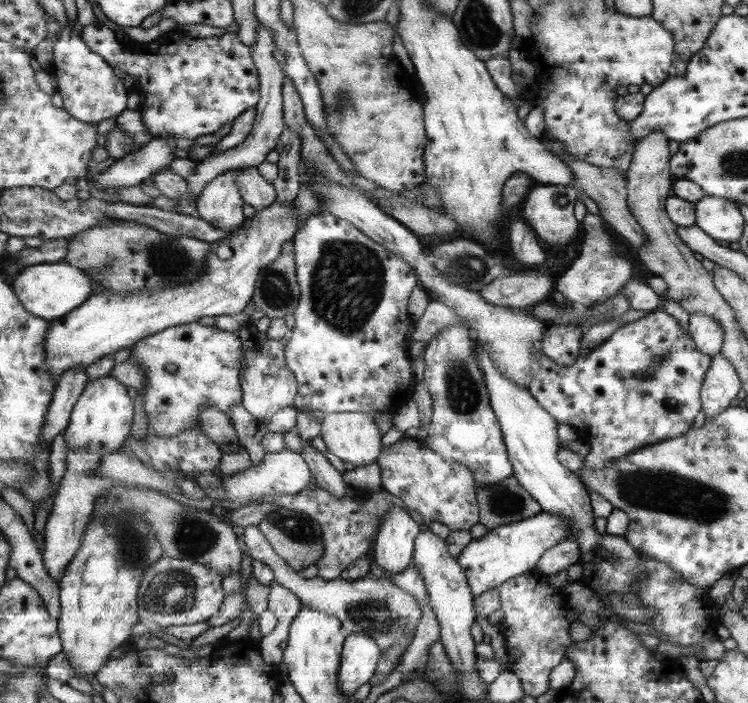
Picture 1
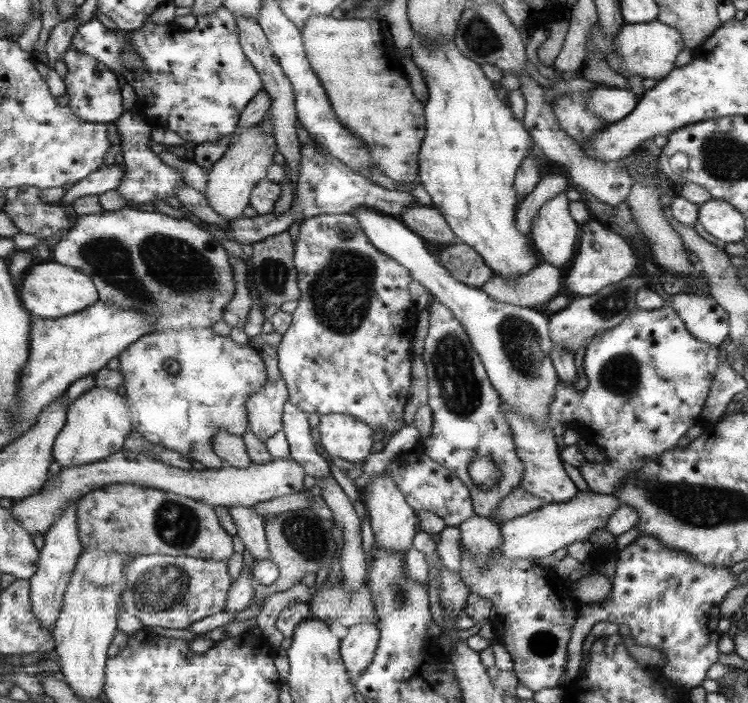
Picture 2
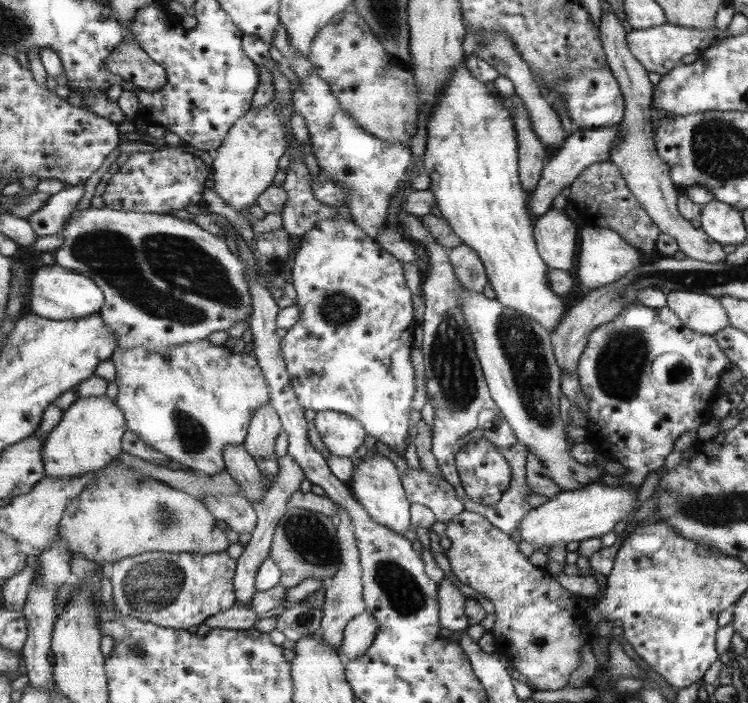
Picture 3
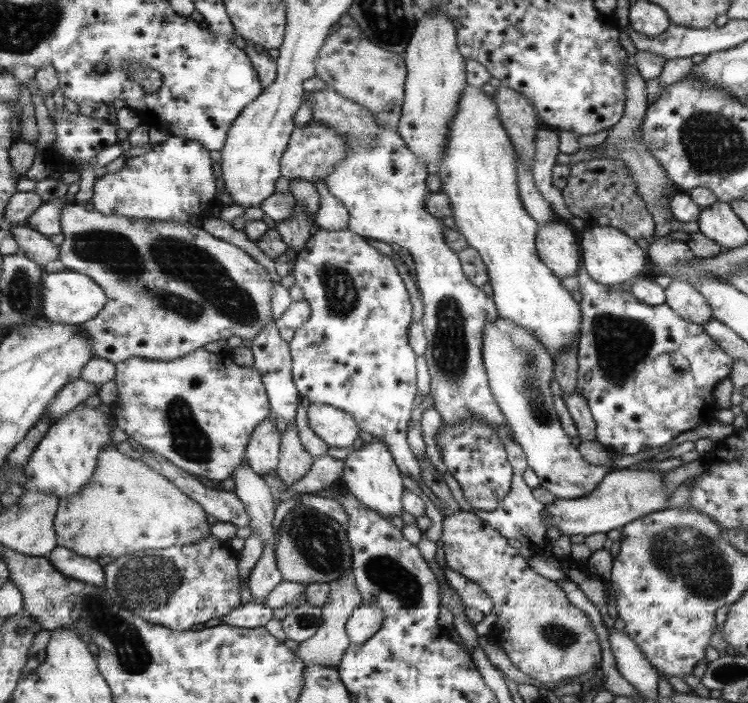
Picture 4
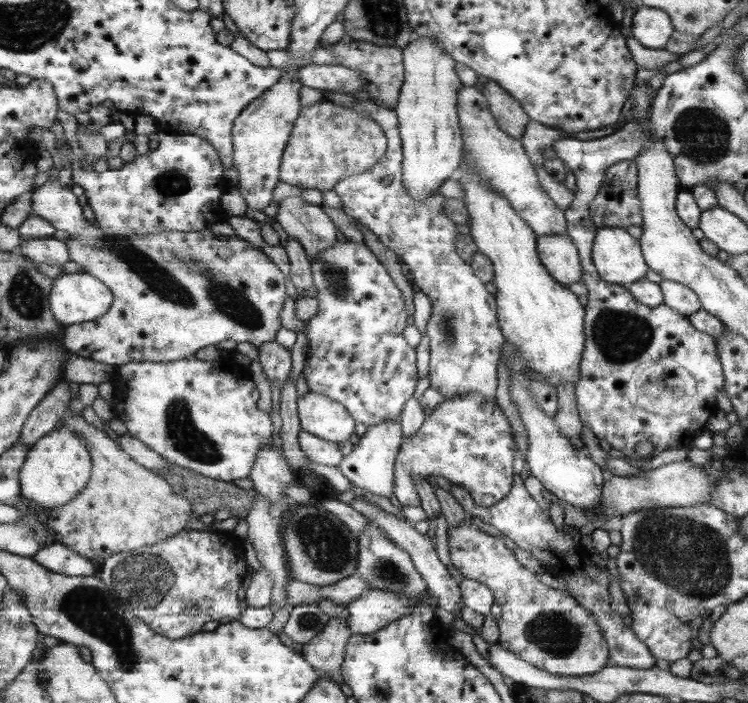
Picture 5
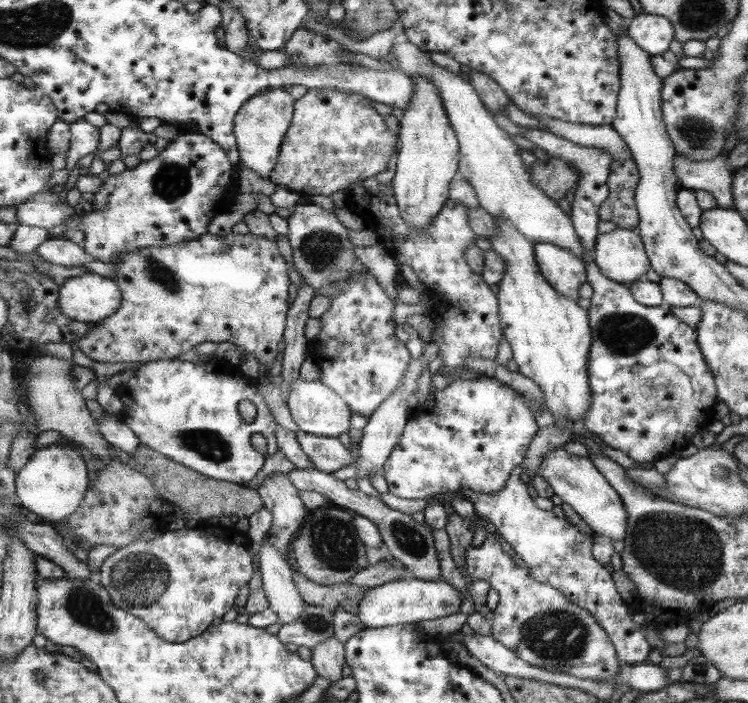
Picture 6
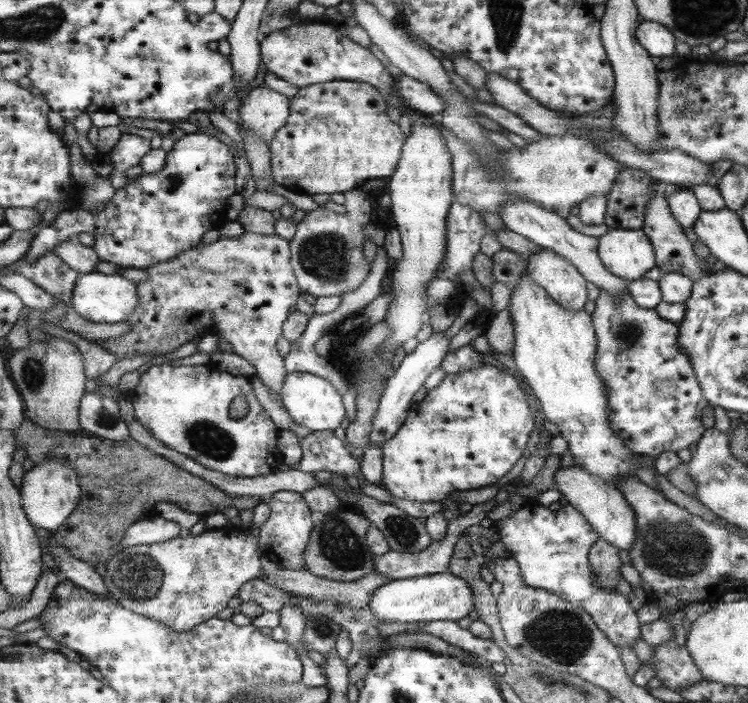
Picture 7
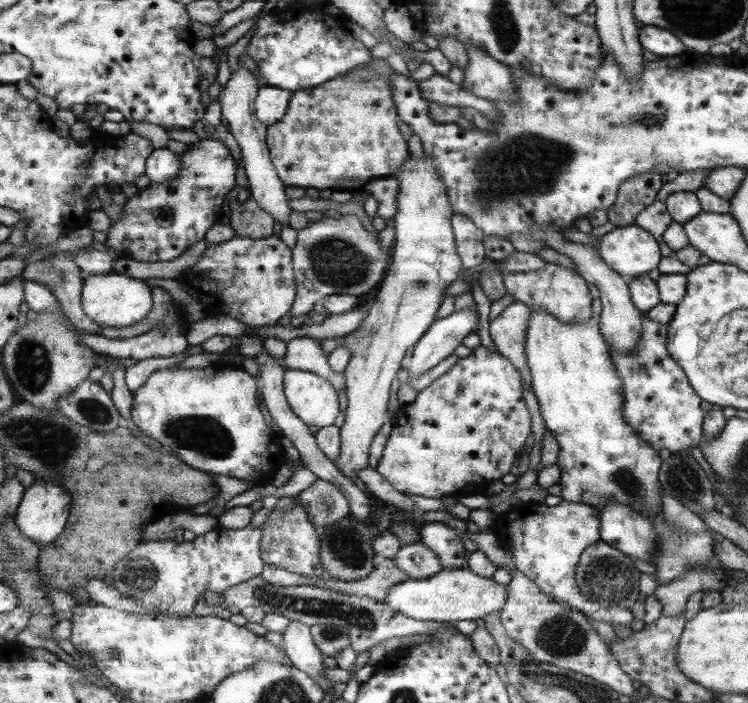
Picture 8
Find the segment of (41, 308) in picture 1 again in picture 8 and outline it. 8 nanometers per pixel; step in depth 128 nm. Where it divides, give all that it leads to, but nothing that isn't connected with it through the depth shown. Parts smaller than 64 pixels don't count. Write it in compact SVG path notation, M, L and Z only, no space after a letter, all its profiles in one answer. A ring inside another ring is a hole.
M86 275L82 280L80 306L85 316L97 324L97 327L131 327L150 315L150 311L153 310L153 295L144 281L126 275Z

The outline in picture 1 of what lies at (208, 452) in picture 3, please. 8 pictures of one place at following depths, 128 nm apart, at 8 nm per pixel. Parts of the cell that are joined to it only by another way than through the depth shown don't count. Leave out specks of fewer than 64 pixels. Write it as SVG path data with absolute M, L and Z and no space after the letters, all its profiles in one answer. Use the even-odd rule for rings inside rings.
M197 322L167 328L147 336L130 347L129 357L142 370L143 392L141 409L147 418L146 428L155 436L173 436L192 426L200 427L200 409L215 409L227 414L231 407L242 401L240 370L242 370L242 342L231 332L223 332Z

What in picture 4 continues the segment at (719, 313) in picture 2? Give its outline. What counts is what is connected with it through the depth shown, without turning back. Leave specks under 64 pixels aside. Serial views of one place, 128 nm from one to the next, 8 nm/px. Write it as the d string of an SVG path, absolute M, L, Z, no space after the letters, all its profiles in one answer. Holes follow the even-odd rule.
M671 280L664 290L665 305L678 314L682 320L703 326L711 320L711 309L693 286L681 280Z

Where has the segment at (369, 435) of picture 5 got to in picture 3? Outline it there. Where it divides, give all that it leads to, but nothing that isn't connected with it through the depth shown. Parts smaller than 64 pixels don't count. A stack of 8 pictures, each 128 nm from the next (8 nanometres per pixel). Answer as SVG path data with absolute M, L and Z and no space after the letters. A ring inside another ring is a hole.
M374 450L367 451L360 458L360 462L353 466L350 480L346 482L346 485L355 500L361 503L367 514L377 524L389 529L389 532L403 536L410 524L409 508L411 502L407 500L400 473L392 461Z

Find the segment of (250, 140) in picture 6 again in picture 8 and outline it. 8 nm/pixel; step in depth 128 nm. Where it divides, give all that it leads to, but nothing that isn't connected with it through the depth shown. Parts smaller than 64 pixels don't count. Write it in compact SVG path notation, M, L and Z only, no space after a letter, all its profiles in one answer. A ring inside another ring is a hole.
M271 86L258 87L254 98L254 115L257 120L265 126L281 120L289 106L291 93L291 91Z

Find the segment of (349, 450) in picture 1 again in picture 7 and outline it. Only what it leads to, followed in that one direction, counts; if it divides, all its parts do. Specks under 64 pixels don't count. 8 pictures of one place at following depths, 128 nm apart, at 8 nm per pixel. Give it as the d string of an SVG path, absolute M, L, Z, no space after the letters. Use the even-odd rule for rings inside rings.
M306 372L286 373L284 383L281 385L281 402L295 424L315 430L335 430L343 416L341 396L335 392L332 384Z

